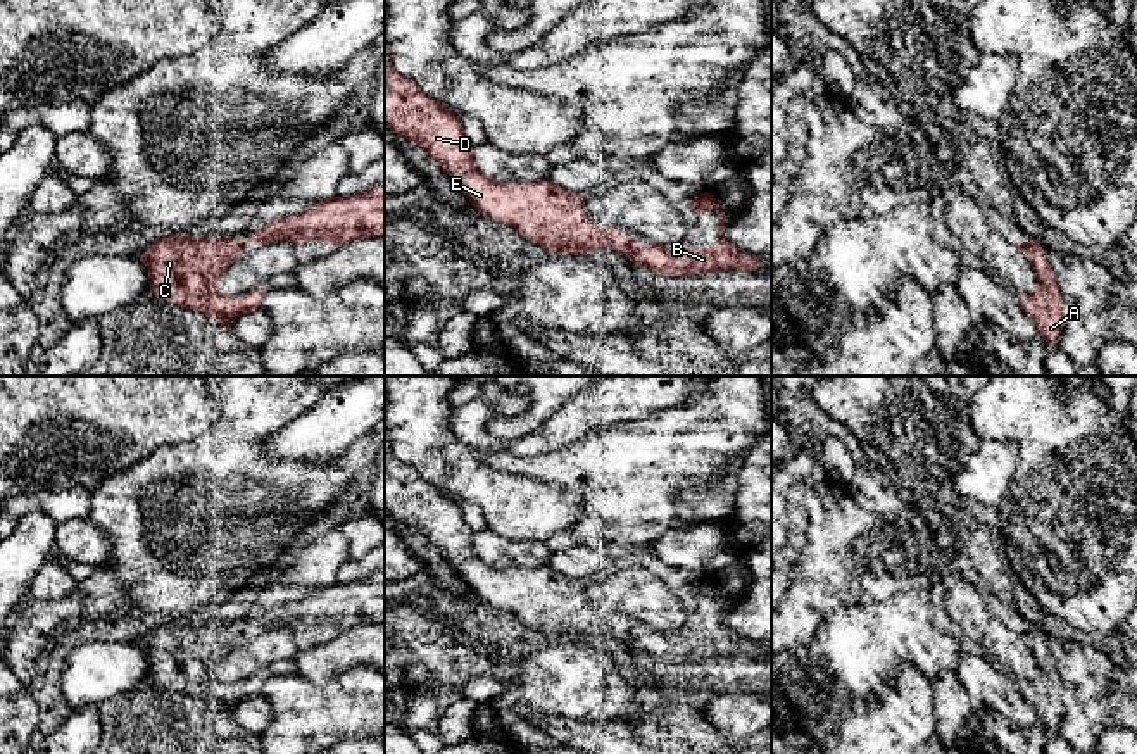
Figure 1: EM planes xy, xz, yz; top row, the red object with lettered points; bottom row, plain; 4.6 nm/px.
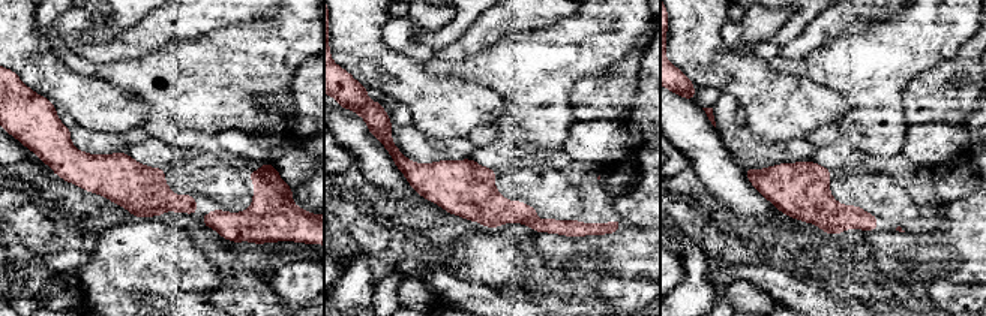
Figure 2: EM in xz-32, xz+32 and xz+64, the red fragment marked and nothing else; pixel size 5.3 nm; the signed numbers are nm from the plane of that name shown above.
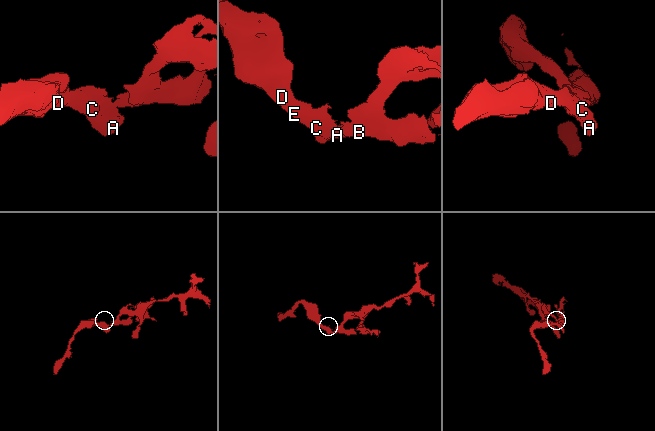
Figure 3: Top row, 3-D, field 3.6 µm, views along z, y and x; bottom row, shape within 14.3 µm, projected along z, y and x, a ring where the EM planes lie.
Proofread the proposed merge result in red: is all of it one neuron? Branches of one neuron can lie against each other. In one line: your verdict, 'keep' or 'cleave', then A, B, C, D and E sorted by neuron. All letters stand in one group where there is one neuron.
keep; groups A B C D E

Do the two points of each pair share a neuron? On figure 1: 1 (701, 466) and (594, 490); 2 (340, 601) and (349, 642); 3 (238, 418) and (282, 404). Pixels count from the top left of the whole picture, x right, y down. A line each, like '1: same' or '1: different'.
1: same
2: different
3: same

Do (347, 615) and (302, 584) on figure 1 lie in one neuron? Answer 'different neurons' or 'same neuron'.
different neurons

